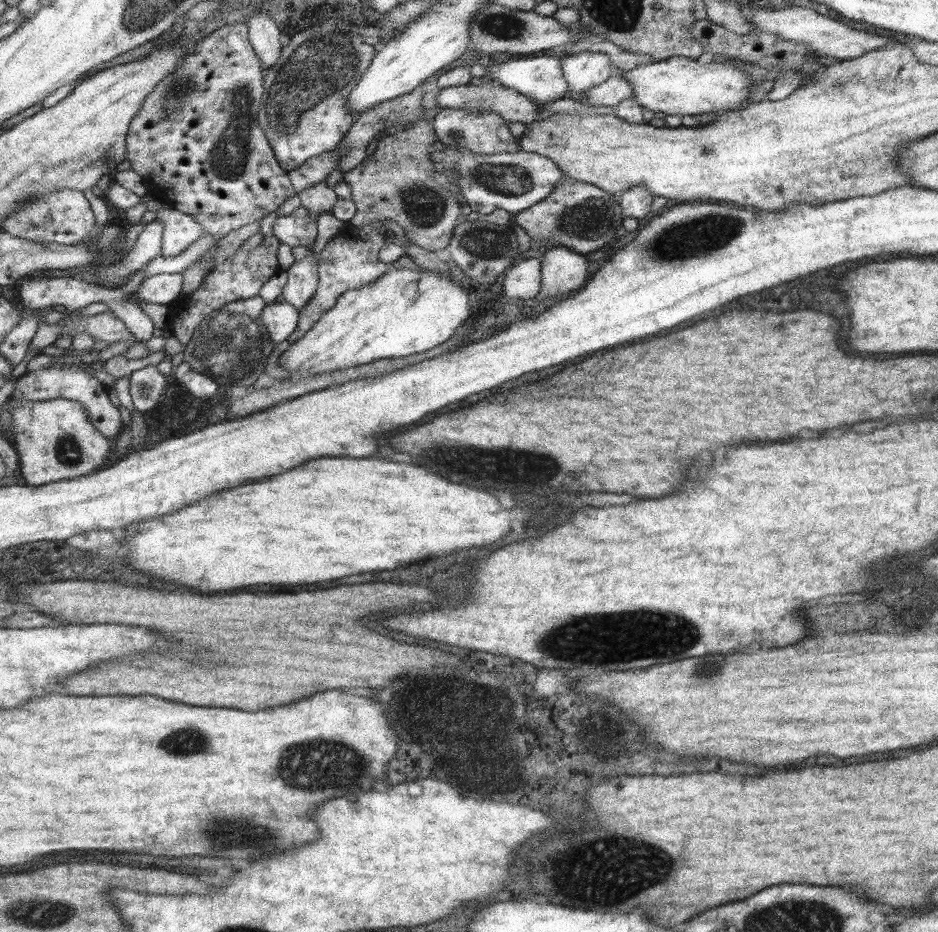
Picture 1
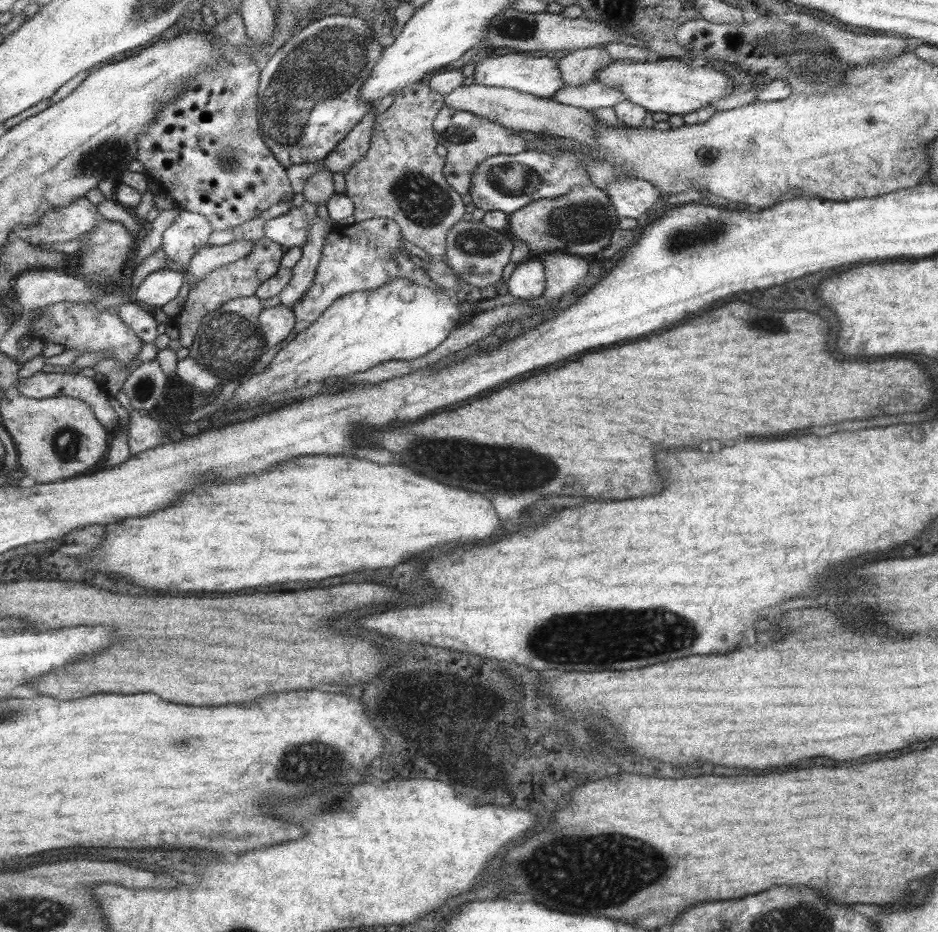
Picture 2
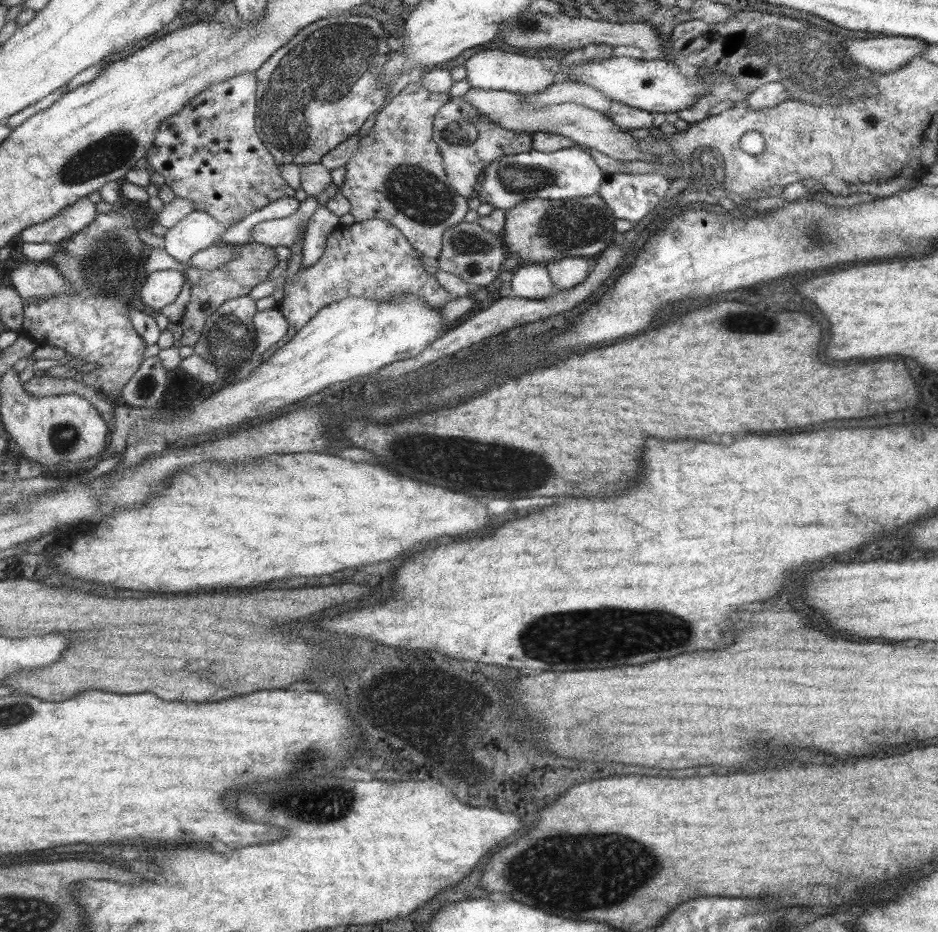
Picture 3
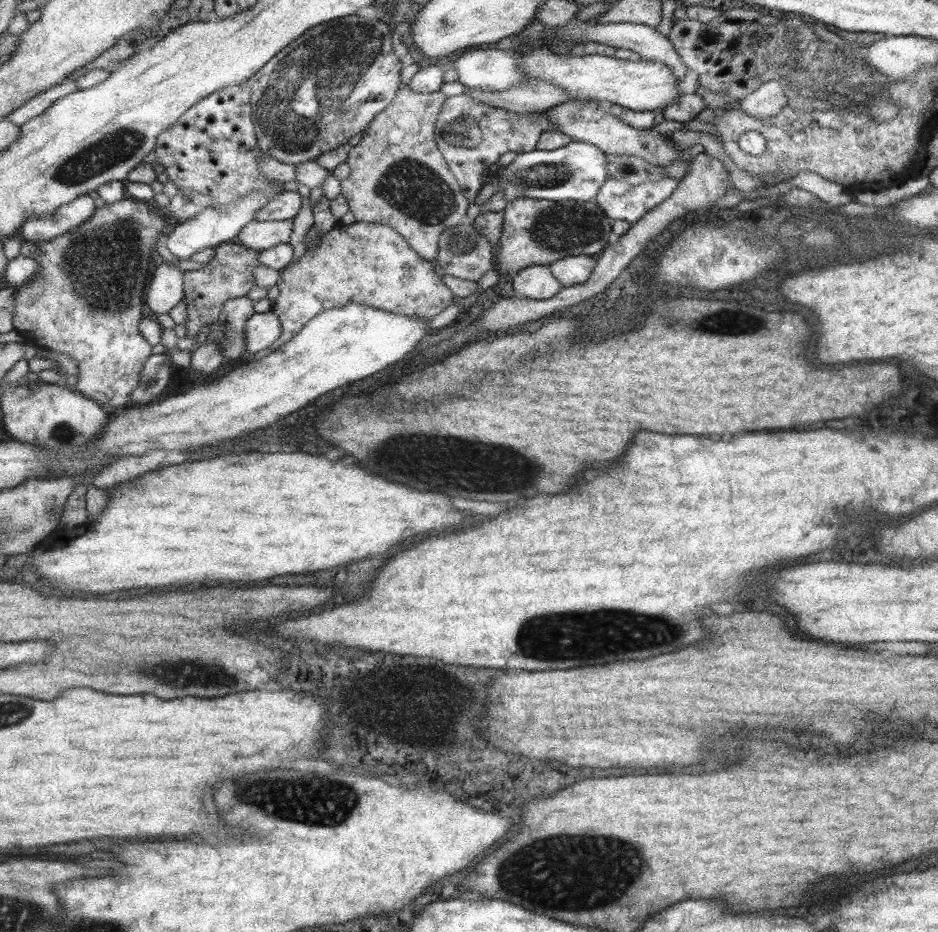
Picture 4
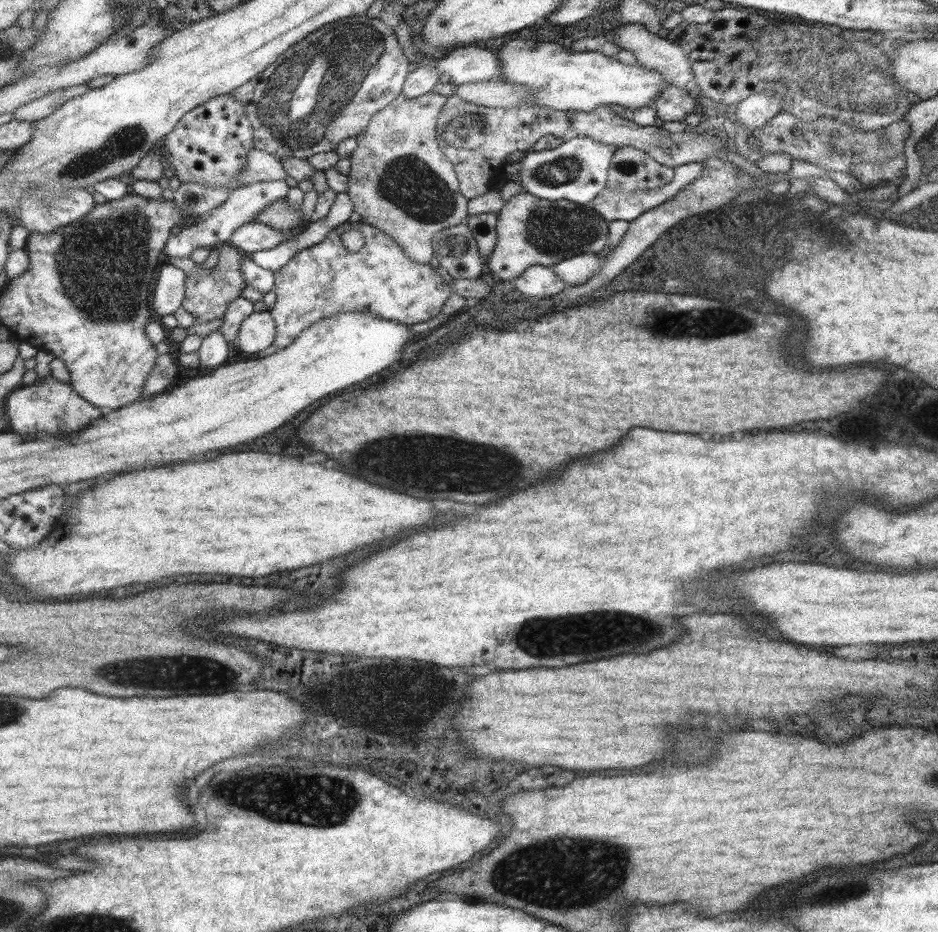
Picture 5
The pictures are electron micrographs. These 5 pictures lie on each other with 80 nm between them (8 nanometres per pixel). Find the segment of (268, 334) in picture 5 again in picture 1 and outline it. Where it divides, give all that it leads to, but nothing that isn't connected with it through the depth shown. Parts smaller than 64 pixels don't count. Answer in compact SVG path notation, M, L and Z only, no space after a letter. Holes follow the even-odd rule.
M287 302L269 303L261 313L261 322L274 344L283 342L295 329L300 311Z

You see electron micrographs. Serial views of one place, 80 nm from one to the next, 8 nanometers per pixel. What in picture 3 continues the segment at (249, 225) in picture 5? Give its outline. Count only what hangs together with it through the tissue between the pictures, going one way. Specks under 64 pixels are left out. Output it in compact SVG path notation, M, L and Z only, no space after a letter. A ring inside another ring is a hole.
M307 195L291 216L266 220L252 226L249 229L249 242L271 247L290 247L295 244L300 234L303 233L303 224L307 222L313 211L319 206L315 197Z

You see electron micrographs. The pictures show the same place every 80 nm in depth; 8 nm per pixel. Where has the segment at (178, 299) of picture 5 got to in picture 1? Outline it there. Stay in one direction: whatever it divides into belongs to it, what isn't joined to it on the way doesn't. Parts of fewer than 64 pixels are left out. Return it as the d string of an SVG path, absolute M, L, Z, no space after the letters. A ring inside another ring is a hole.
M181 273L156 275L147 278L137 292L127 295L126 298L171 307L171 302L182 294L184 277Z

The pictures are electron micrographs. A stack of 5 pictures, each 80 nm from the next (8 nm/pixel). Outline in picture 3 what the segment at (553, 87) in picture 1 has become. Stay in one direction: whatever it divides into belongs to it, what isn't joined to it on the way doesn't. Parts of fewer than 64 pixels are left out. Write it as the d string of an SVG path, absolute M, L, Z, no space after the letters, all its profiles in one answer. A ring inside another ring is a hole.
M498 49L482 50L472 54L463 62L465 80L470 88L479 90L505 90L513 93L536 93L546 89L553 81L558 80L554 68L550 70L550 62L537 58L526 58L517 53L509 53Z

